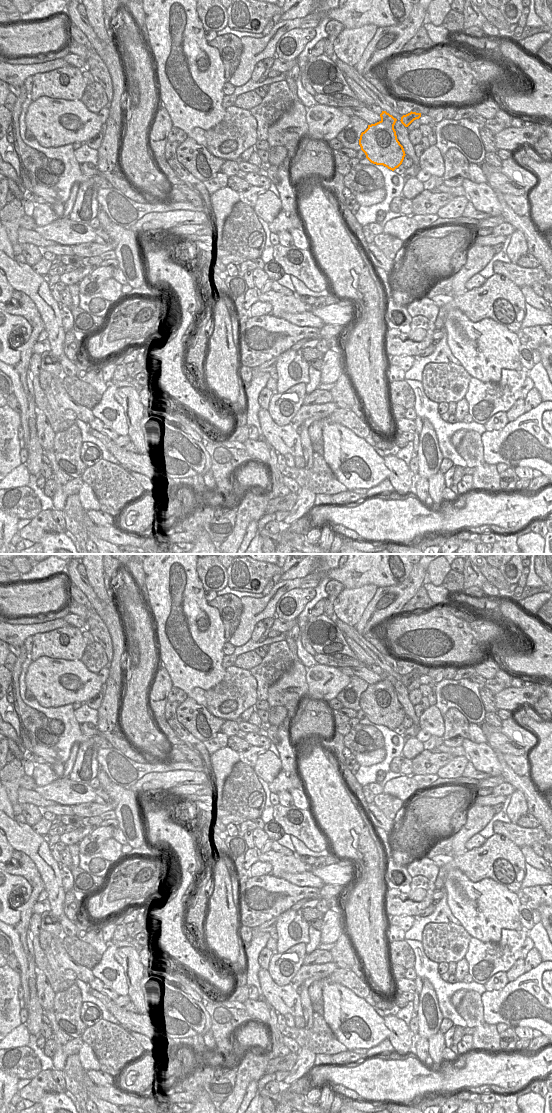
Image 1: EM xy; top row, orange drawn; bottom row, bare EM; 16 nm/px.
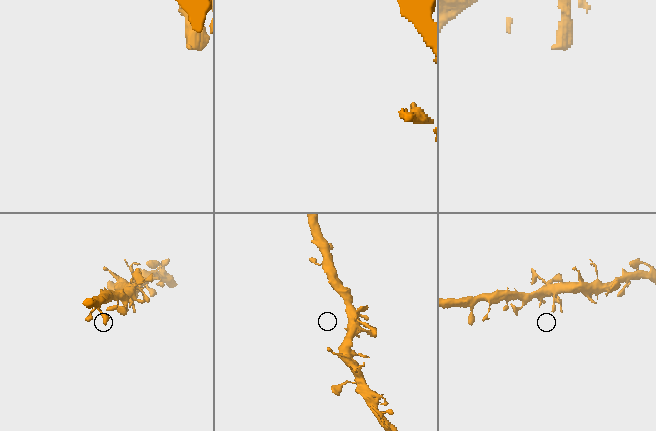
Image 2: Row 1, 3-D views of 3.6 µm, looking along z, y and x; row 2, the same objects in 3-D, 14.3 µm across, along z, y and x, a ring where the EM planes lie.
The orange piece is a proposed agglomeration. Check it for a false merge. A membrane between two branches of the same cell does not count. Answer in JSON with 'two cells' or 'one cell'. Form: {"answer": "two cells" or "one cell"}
{"answer": "one cell"}

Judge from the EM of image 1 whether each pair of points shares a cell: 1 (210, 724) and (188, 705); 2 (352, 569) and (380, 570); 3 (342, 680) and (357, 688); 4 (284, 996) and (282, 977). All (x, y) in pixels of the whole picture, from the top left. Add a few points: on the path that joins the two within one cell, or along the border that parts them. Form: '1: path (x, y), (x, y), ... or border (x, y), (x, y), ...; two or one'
1: path (205, 722), (193, 710); one
2: path (359, 569), (373, 569); one
3: border (350, 677), (350, 681), (335, 697); two
4: border (267, 970), (270, 977), (278, 985), (288, 984); two

